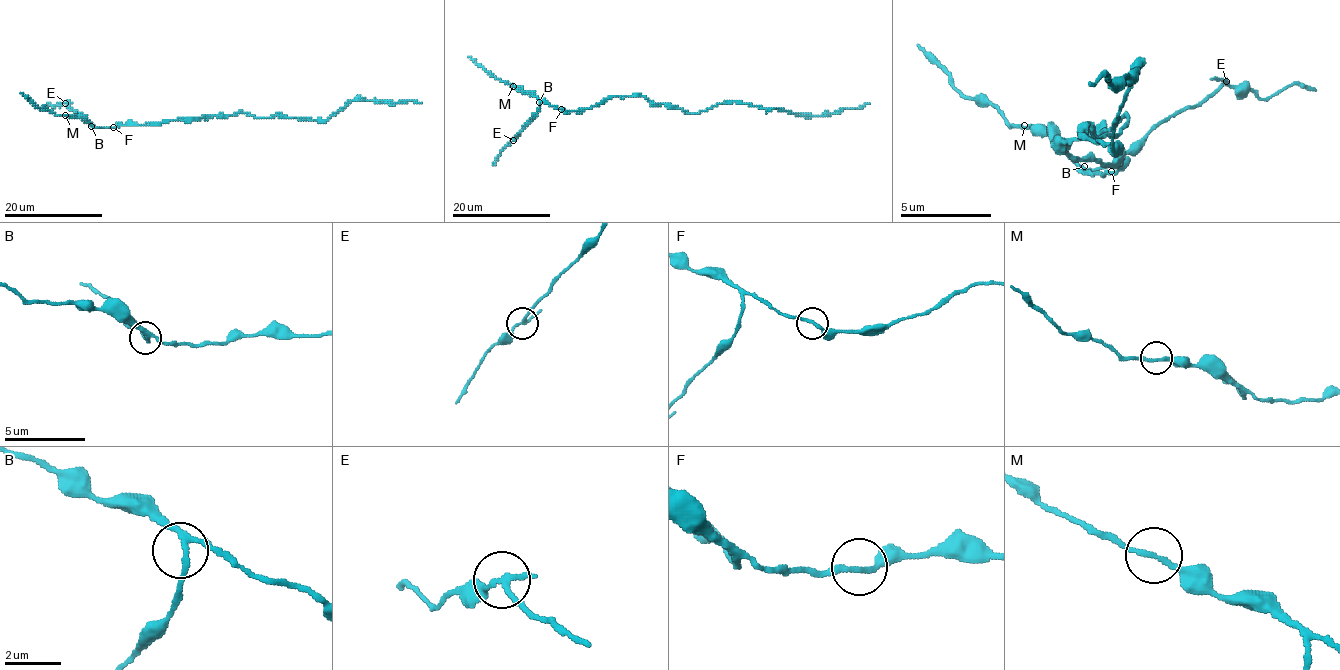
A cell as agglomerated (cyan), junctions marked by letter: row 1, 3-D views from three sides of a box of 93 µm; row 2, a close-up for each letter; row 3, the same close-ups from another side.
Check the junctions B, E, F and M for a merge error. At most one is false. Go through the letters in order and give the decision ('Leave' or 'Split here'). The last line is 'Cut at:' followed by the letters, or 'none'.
B: Leave
E: Split here
F: Leave
M: Leave
Cut at: E

